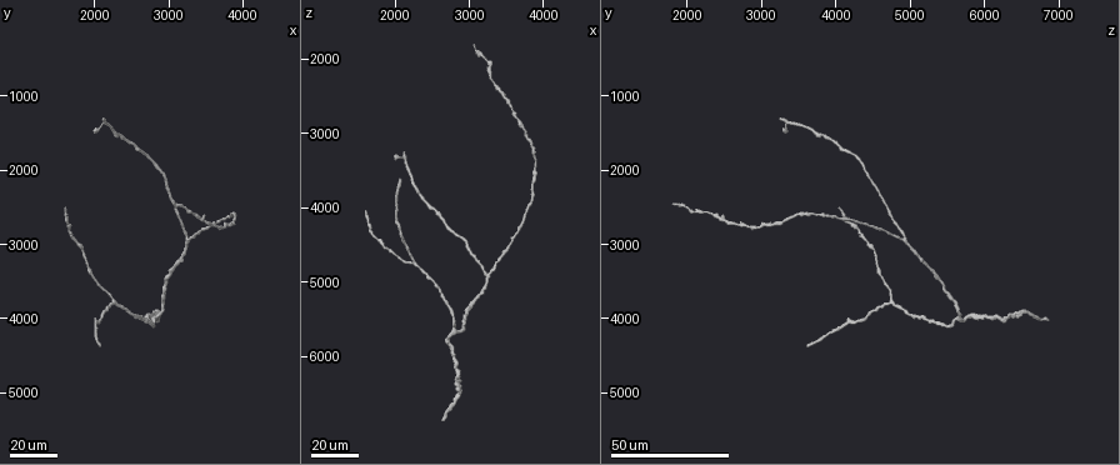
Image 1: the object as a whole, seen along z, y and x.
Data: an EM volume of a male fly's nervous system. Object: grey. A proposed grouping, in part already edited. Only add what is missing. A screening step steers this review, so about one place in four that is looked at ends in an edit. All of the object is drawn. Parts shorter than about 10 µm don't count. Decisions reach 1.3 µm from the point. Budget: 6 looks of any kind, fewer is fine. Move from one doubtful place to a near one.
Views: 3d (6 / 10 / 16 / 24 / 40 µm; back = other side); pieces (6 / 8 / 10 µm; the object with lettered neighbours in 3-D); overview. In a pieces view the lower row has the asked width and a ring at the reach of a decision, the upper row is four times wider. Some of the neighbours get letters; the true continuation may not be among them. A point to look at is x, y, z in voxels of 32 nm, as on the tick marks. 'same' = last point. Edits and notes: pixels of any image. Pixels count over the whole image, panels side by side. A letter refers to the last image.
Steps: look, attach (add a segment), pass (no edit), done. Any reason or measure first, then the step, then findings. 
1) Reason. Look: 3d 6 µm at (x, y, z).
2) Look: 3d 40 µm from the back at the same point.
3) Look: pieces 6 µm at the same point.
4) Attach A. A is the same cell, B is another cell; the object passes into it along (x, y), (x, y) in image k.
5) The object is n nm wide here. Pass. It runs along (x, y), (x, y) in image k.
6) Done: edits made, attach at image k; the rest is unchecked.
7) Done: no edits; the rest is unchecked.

Look: 3d 24 µm at (1600, 2550, 4050).

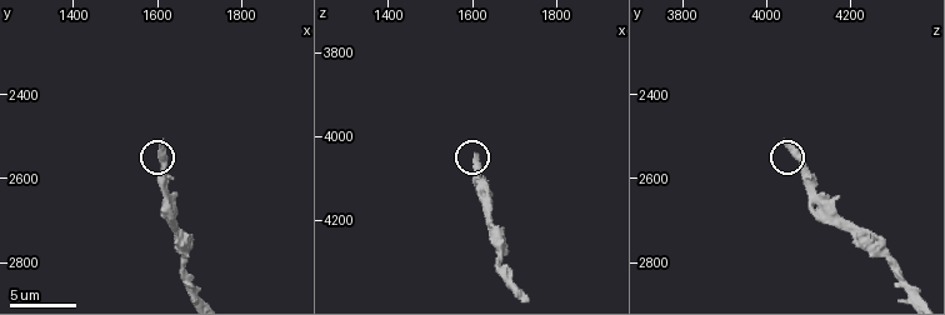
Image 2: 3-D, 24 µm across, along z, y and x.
Look: pieces 6 µm at (1605, 2505, 4045).

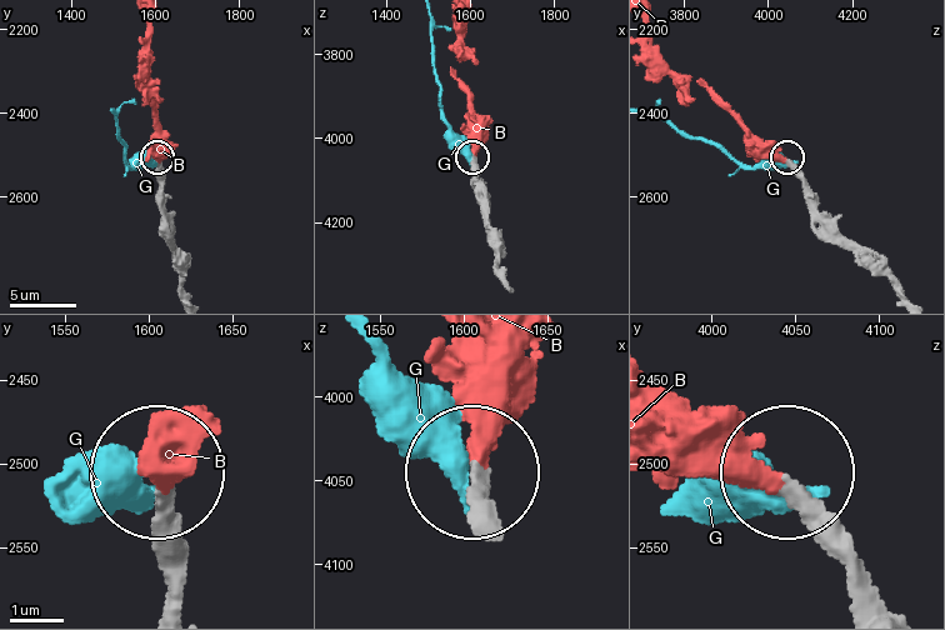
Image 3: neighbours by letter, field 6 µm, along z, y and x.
Attach B. B is the same cell, G is another cell; it goes on there.

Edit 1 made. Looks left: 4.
Redraw. Look: overview.

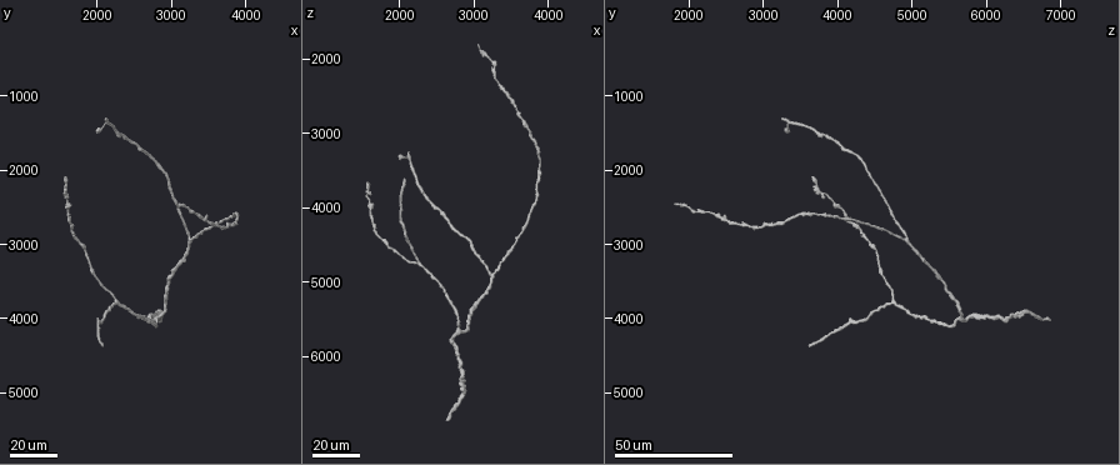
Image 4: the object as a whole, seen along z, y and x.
Look: 3d 24 µm at (2100, 1300, 3250).

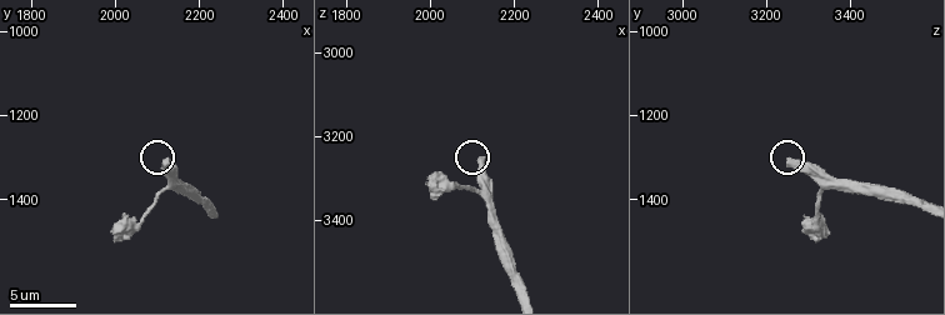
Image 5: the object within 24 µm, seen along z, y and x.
Look: pieces 6 µm at (2120, 1305, 3255).

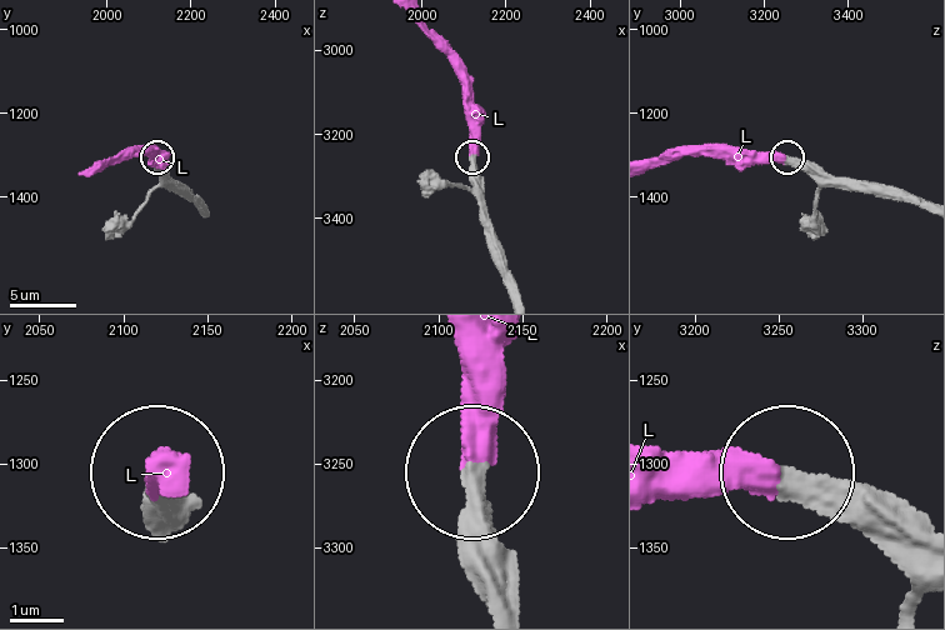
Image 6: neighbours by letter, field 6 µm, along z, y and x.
Attach L. L is the same cell; the object passes into it along (504, 601), (473, 463), (473, 346) in image 6; the neuron continues.

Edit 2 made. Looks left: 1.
Done: edits made, attach at image 3, attach at image 6; the rest is unchecked.

